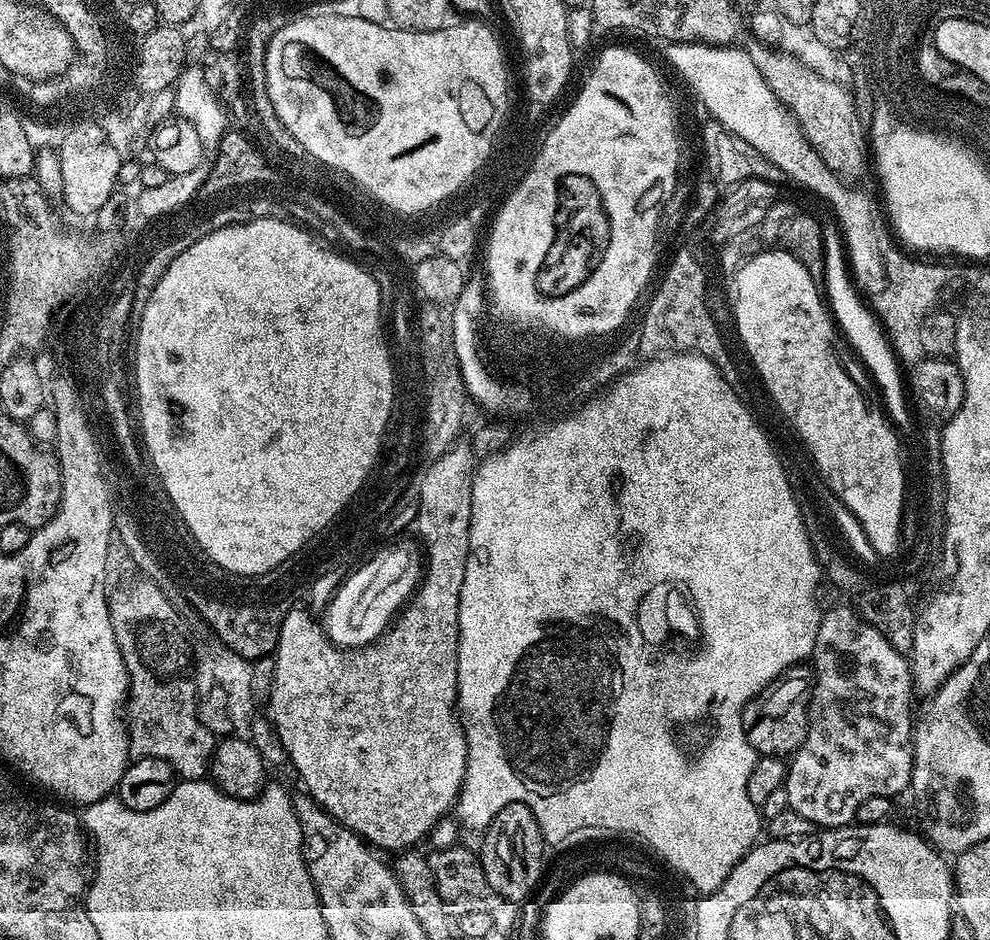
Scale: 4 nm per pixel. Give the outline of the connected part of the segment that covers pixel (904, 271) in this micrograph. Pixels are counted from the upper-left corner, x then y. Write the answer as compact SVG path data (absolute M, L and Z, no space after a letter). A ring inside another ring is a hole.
M885 242L882 246L882 256L886 266L887 284L879 295L879 299L886 302L885 310L883 314L880 314L880 318L899 363L903 367L913 368L925 357L917 330L915 310L921 309L922 303L929 300L930 296L934 294L934 288L942 280L940 269L944 264L940 262L930 264L914 260L896 249L891 242ZM920 296L923 297L923 302L919 300Z

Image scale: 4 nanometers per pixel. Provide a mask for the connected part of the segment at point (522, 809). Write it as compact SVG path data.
M522 802L502 806L502 810L498 810L498 814L488 823L483 836L484 845L478 848L478 855L480 864L484 867L486 882L494 886L501 901L527 901L537 891L541 883L540 875L544 872L546 845L542 828L536 821L536 813Z

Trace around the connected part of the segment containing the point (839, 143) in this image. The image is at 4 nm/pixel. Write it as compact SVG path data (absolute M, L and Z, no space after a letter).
M764 42L752 43L756 44L747 45L746 50L754 66L758 66L758 72L766 78L766 84L774 90L776 97L792 109L792 115L799 121L804 136L814 146L822 162L826 162L826 166L830 166L830 170L845 181L859 181L856 179L863 174L864 167L867 164L869 167L870 148L866 143L866 124L864 128L856 113L856 104L848 94L850 92L843 86L820 78L790 53L777 50Z

